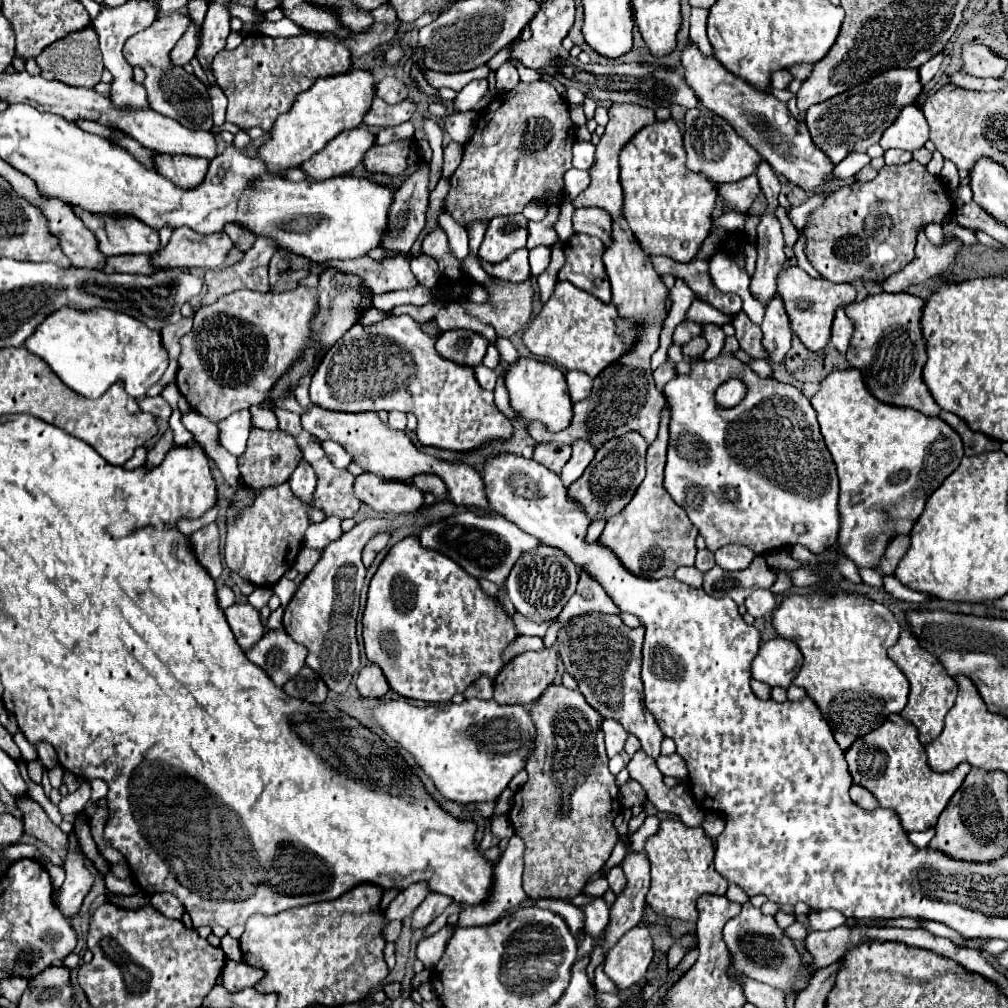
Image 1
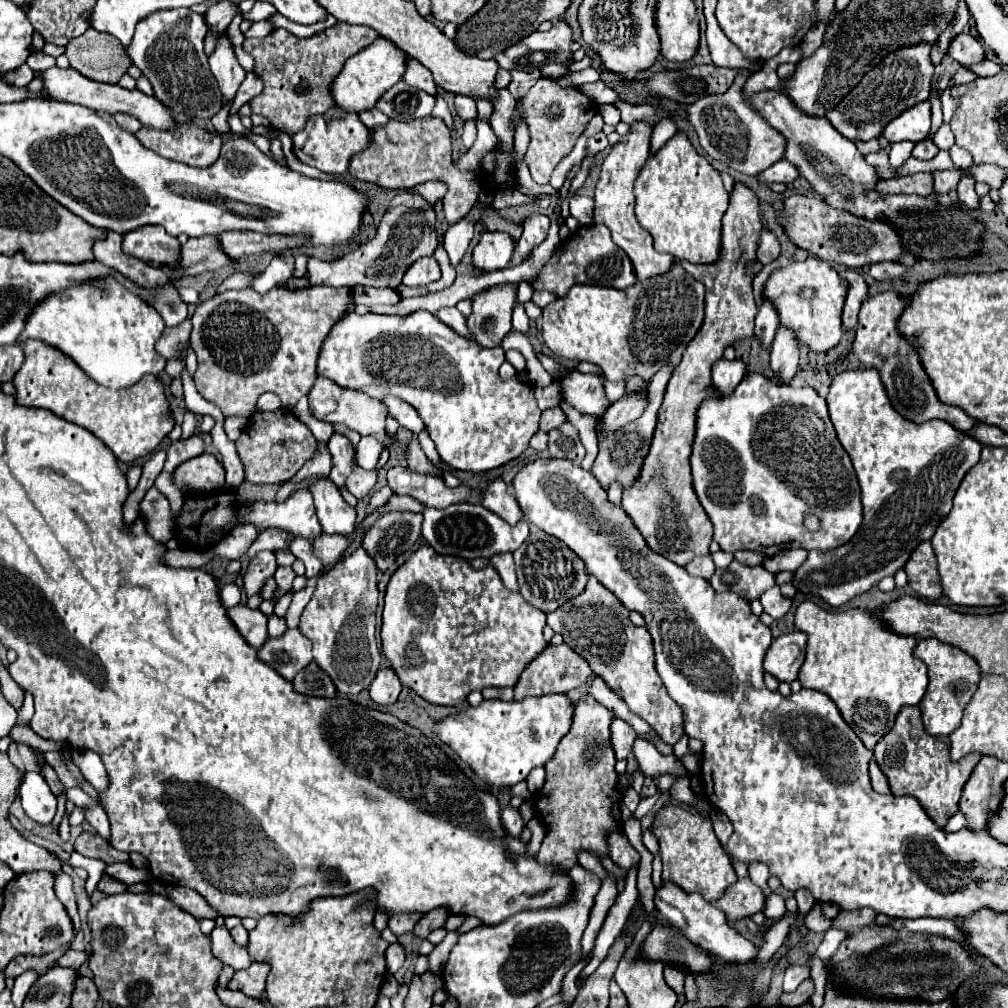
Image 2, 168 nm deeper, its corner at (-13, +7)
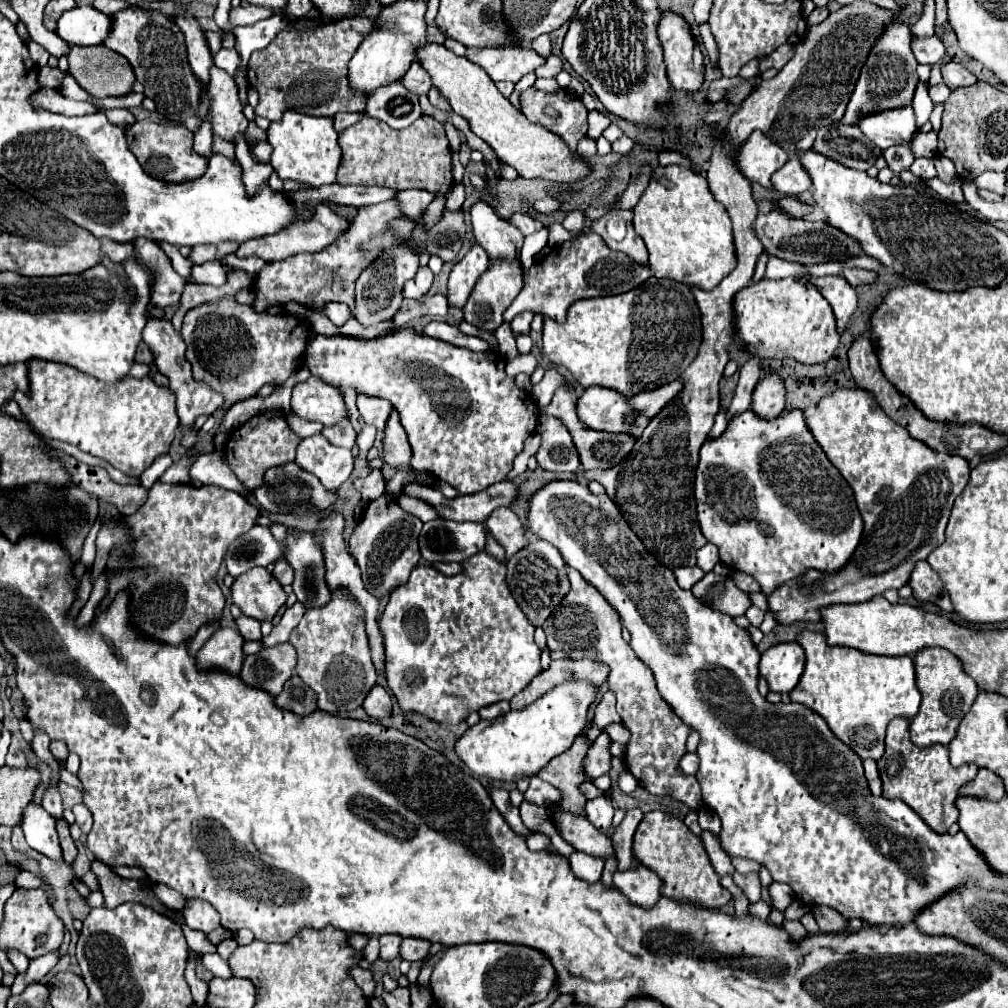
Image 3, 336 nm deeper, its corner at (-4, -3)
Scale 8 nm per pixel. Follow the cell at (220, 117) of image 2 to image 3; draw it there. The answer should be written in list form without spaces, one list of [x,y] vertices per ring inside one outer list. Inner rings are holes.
[[[214,135],[213,137],[213,151],[217,153],[221,153],[228,158],[236,159],[235,156],[235,145],[230,141],[225,141],[221,139],[218,135]]]

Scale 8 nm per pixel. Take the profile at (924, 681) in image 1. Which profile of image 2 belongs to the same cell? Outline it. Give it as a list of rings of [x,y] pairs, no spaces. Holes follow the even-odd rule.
[[[918,639],[918,645],[914,647],[914,655],[922,659],[928,667],[928,691],[920,701],[922,721],[930,735],[950,735],[962,719],[962,711],[974,691],[980,683],[980,667],[962,651],[952,645],[944,645],[936,639]]]

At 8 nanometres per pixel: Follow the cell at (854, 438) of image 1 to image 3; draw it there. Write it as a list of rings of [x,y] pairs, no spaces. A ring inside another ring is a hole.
[[[837,389],[833,395],[823,397],[815,413],[807,419],[807,427],[825,451],[827,459],[851,485],[865,529],[861,545],[857,547],[851,563],[847,563],[845,571],[835,575],[807,571],[799,579],[791,579],[791,583],[783,583],[777,591],[771,593],[767,599],[769,611],[781,625],[791,625],[795,621],[819,621],[819,609],[825,605],[863,603],[887,589],[901,589],[907,585],[915,563],[927,559],[929,553],[945,541],[945,527],[953,509],[953,501],[969,481],[969,463],[963,457],[935,455],[935,451],[927,451],[923,443],[911,439],[907,429],[891,421],[863,389]]]

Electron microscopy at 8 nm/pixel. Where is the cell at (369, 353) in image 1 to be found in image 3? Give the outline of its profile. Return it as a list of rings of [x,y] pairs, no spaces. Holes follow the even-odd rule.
[[[405,329],[385,339],[359,341],[353,337],[325,337],[317,335],[315,341],[307,345],[307,363],[311,363],[311,373],[319,375],[325,383],[345,389],[355,387],[359,393],[383,397],[393,403],[401,415],[401,425],[409,435],[413,449],[411,467],[415,471],[427,471],[435,479],[449,483],[461,495],[477,493],[493,483],[507,477],[513,467],[513,459],[523,449],[523,443],[533,435],[537,425],[537,405],[515,385],[515,379],[505,373],[507,359],[499,351],[473,353],[469,349],[459,349],[447,345],[439,339],[427,339],[425,335]]]

